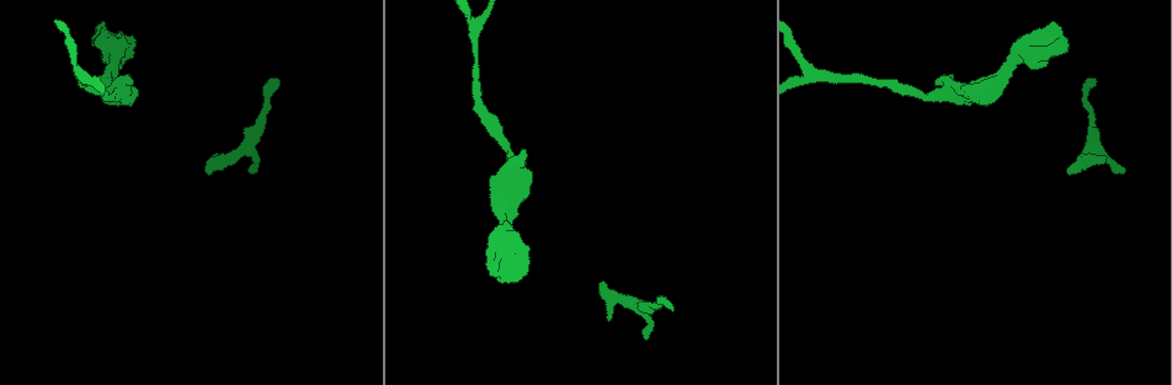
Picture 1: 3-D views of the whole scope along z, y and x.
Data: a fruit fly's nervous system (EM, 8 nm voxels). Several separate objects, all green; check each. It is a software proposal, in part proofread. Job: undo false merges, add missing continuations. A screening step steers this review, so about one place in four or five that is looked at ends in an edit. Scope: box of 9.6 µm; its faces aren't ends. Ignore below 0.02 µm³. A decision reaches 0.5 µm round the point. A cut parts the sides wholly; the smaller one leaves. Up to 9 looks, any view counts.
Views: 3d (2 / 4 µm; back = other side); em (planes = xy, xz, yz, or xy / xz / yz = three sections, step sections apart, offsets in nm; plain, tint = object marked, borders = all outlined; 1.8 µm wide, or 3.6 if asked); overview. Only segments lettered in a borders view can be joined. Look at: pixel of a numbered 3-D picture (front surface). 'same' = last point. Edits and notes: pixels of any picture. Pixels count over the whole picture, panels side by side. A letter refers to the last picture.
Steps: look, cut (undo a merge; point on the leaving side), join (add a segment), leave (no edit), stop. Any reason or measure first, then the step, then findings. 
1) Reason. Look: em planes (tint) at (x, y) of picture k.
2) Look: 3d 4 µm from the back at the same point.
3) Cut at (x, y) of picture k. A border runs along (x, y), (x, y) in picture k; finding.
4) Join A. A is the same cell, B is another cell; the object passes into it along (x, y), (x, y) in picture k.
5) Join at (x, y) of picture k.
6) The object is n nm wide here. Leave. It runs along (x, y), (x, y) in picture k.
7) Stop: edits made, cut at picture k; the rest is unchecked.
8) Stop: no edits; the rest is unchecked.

An open end. Look: 3d 4 µm at (644, 338) of picture 1.

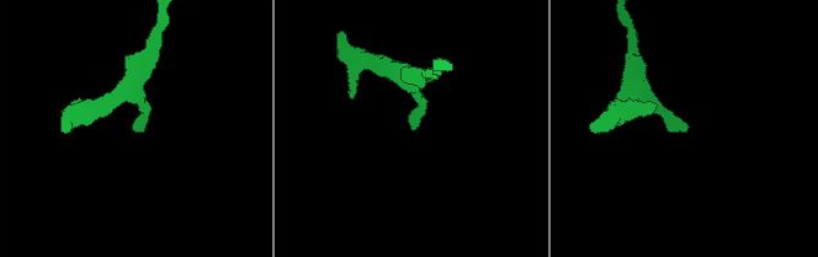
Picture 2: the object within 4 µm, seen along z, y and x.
Now the EM. Look: em planes (plain) at (412, 129) of picture 2.

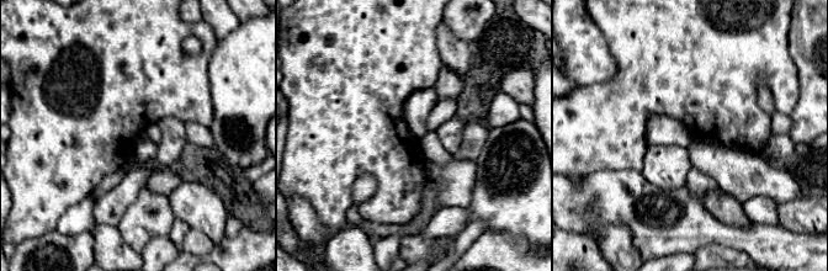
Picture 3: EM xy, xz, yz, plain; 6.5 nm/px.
What lies round it. Look: em planes (borders) at the same point.

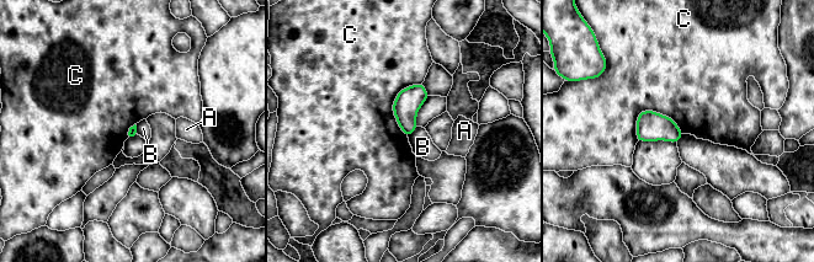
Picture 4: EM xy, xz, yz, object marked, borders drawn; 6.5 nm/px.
Leave. A, B and C are other cells; a border runs along (637, 115), (656, 111), (684, 133) in picture 4; none of them fits.

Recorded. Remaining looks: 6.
Look: 3d 2 µm at (125, 90) of picture 1.

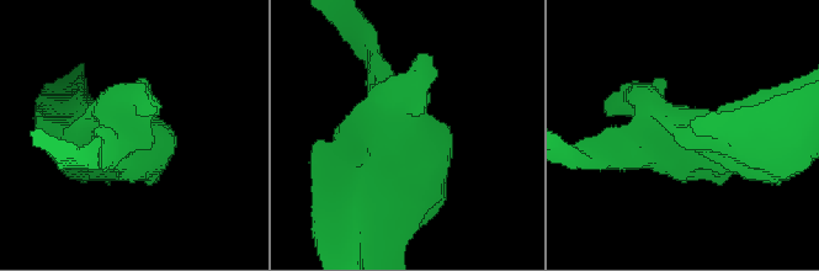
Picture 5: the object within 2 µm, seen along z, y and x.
Need the tissue. Look: em xy step 16 (tint) at (134, 137) of picture 5.

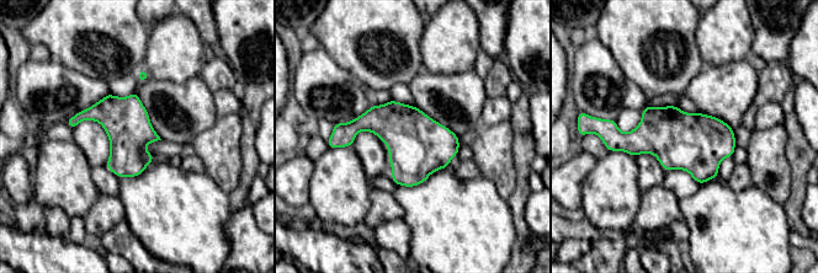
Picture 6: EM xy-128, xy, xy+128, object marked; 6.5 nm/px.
Look: em planes (borders) at the same point.

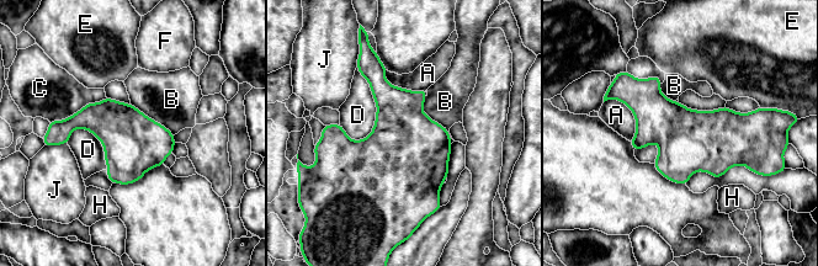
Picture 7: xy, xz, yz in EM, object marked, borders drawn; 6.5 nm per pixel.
Leave. A, B, C, D, E, F, H and J are other cells; a border runs along (426, 95), (423, 111), (451, 143) in picture 7; continuous, no second neuron.

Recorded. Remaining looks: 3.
Sharp bend. Look: 3d 4 µm at (507, 267) of picture 1.

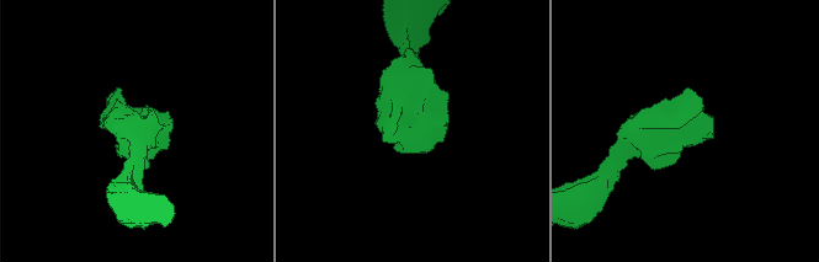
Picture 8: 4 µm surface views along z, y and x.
Now the EM. Look: em 3.6 µm planes (borders) at (414, 125) of picture 8.

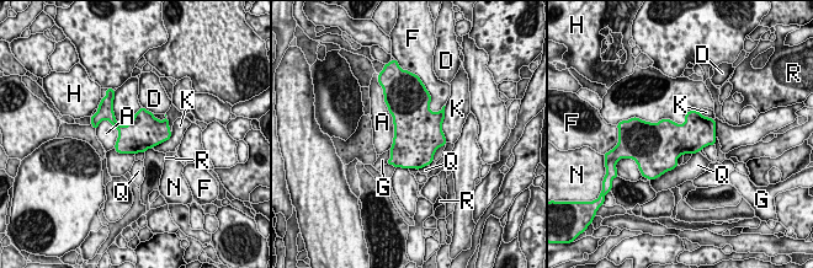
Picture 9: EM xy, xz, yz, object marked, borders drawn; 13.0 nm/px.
The longest contact is with A, 600 nm. Leave. A, D, F, G, H, K, N, Q and R are other cells; a border runs along (444, 114), (442, 133), (447, 141) in picture 9; one neuron here.

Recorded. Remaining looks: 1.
Thin end. Look: em planes (borders) at (280, 85) of picture 1.

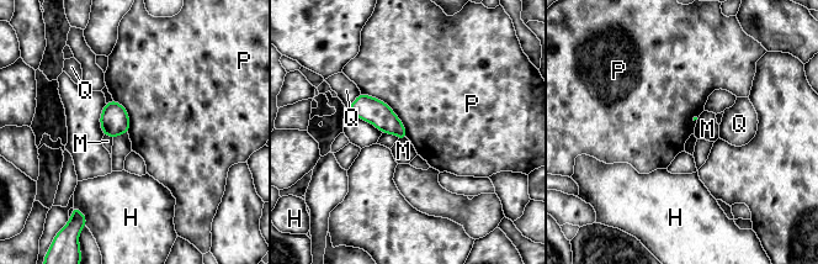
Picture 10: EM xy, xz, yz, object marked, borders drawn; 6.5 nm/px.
Leave. H, M, P and Q are other cells; no lettered segment goes on from it.

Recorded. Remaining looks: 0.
Stop: no edits; the rest is unchecked.

